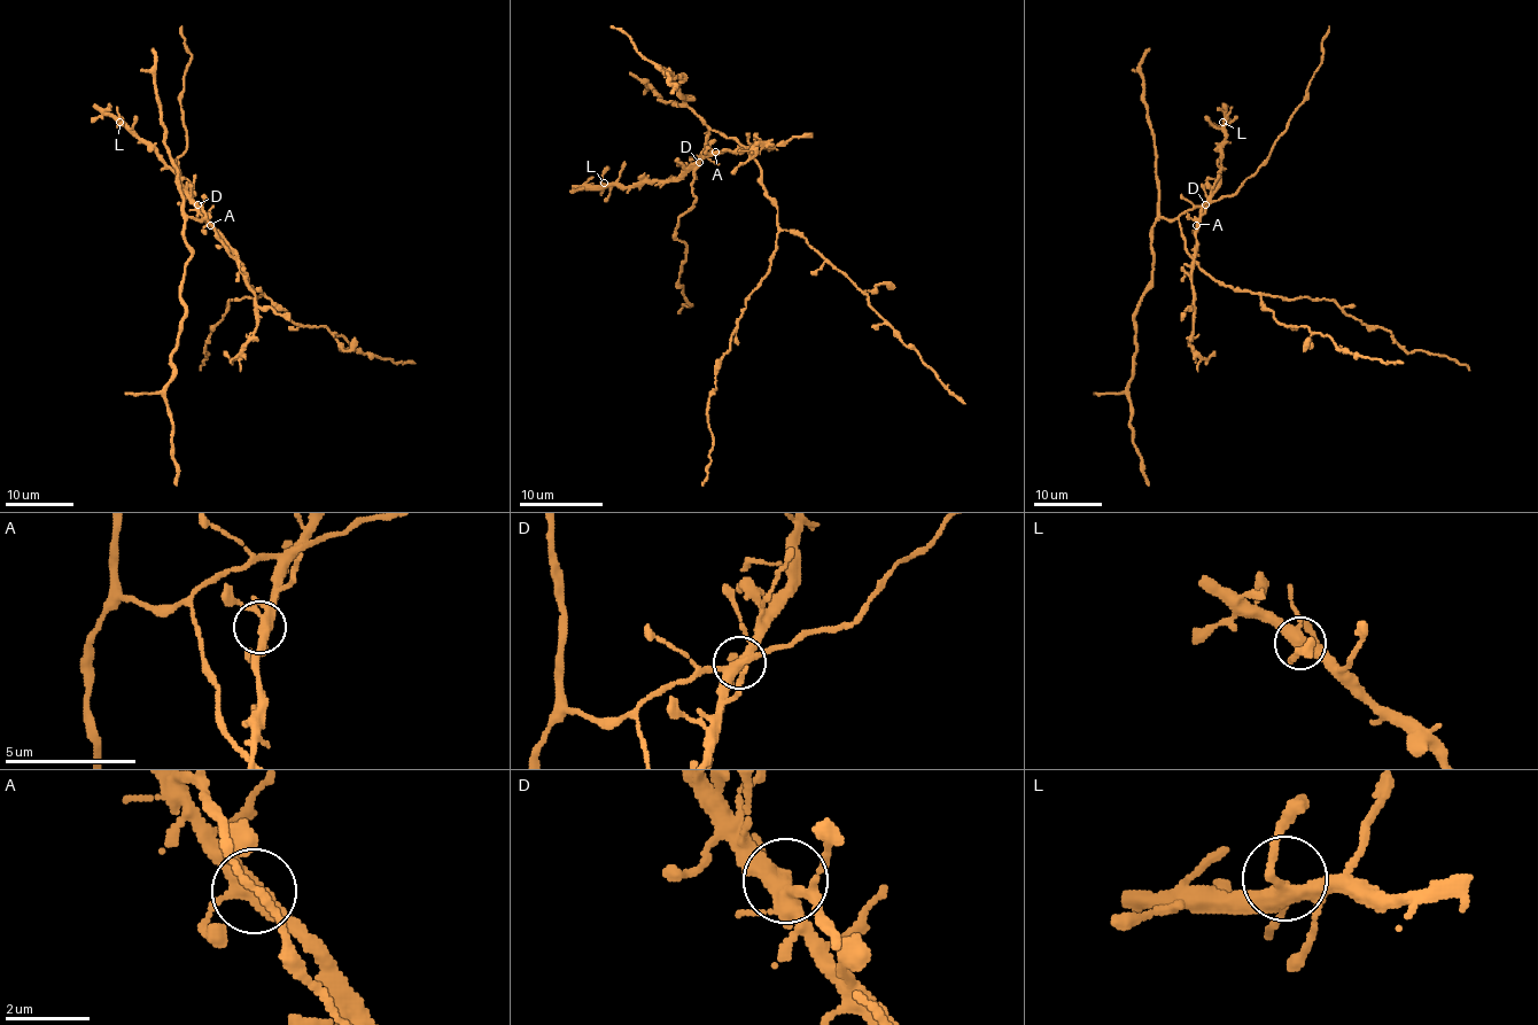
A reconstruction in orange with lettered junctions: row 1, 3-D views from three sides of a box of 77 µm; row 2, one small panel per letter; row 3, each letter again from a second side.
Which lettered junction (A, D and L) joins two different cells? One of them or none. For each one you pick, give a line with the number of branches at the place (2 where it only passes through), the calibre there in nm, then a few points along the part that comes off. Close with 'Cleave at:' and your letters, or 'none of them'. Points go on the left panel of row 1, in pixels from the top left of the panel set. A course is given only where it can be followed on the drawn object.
Cleave at: none of them

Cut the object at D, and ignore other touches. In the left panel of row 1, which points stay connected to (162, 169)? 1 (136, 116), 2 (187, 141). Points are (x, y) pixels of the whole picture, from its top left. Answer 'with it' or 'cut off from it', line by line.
1: with it
2: cut off from it

